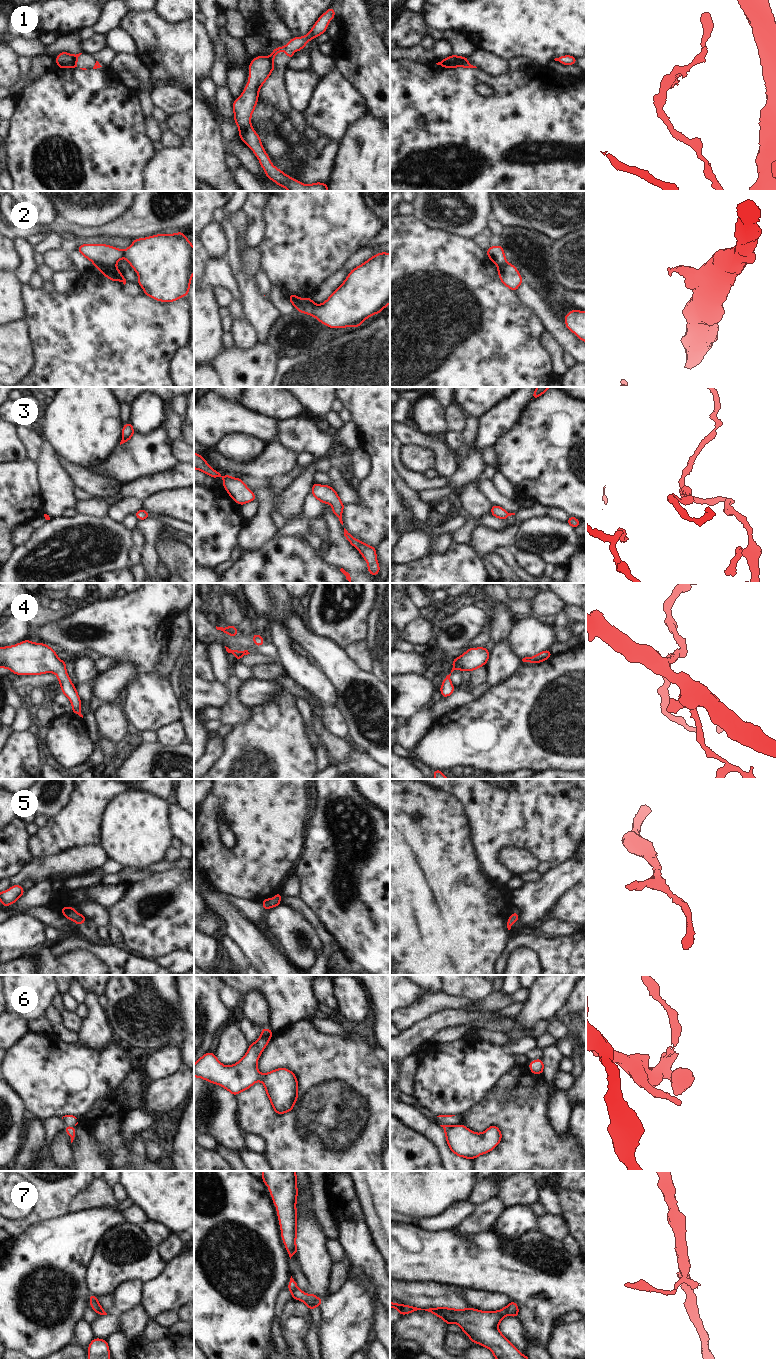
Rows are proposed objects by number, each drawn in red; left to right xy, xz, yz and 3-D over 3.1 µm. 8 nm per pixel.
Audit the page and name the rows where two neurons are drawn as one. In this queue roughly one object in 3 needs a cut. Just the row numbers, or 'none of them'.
1, 2, 6, 7

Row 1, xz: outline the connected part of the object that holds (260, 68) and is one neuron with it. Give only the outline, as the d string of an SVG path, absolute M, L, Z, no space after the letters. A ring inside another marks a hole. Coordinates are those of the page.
M258 56L250 62L248 83L241 96L233 102L233 119L238 126L239 137L259 159L266 176L277 185L283 186L288 191L329 191L327 183L317 182L304 185L273 166L271 159L262 146L259 135L251 126L251 116L257 105L259 89L269 78L271 72L272 66L269 57Z

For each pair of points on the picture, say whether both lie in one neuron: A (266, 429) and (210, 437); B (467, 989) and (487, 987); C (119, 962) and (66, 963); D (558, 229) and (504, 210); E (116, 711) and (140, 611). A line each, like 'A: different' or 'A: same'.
A: same
B: same
C: different
D: same
E: different

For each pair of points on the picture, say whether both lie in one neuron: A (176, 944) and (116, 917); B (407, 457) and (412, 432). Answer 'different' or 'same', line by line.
A: same
B: different

